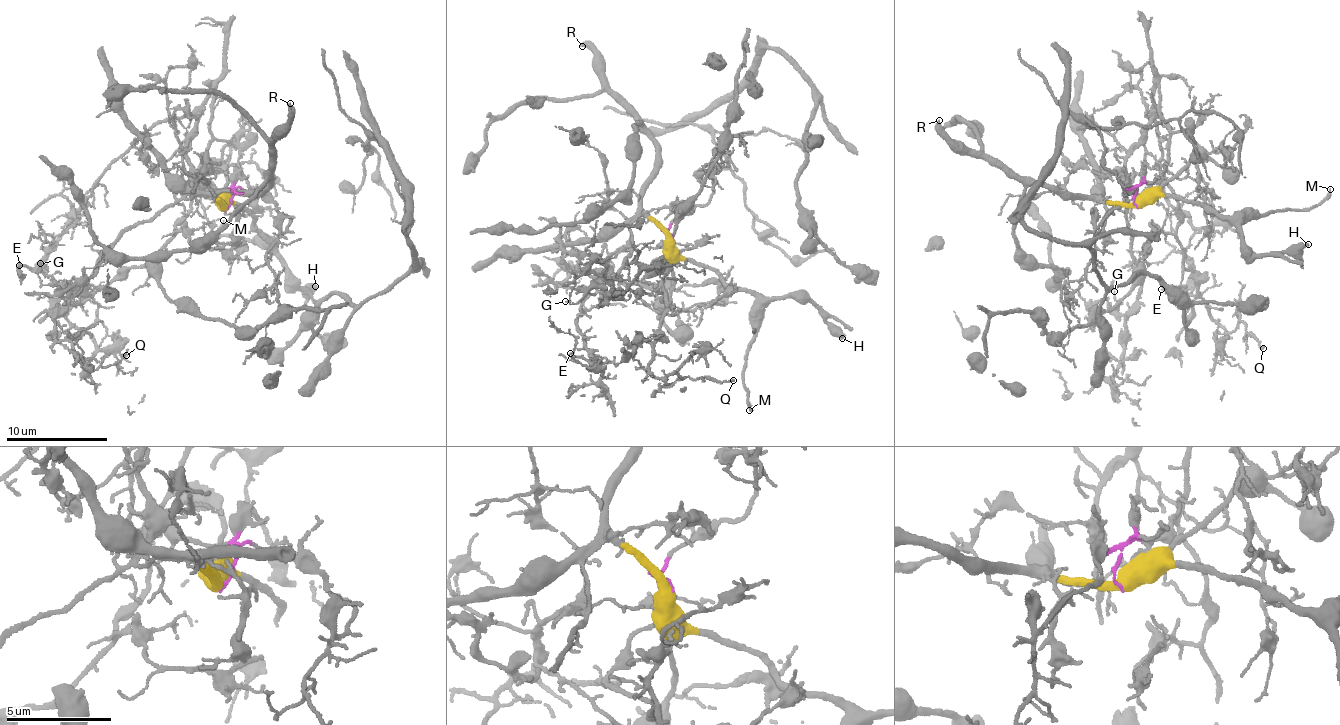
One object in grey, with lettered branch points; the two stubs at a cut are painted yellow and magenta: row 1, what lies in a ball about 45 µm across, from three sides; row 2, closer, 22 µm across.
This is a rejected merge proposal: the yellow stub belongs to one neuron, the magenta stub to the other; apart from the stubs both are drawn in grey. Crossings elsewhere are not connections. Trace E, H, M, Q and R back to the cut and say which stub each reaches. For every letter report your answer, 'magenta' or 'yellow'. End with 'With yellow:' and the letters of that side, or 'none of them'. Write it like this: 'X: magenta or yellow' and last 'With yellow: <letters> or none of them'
E: magenta
H: yellow
M: yellow
Q: magenta
R: yellow
With yellow: H, M, R

